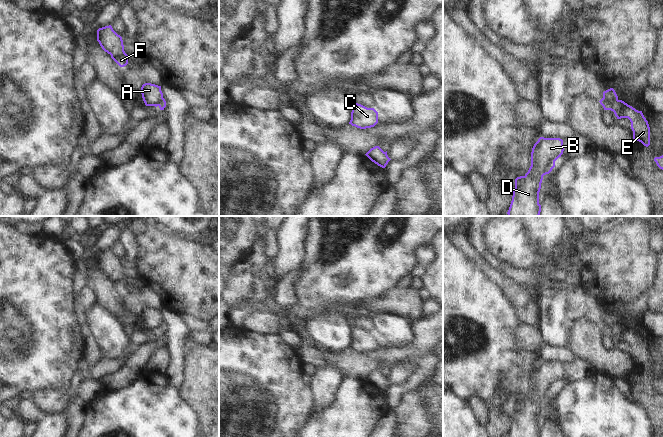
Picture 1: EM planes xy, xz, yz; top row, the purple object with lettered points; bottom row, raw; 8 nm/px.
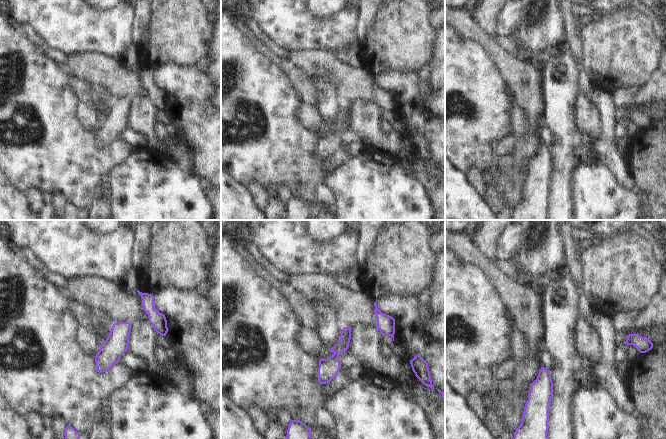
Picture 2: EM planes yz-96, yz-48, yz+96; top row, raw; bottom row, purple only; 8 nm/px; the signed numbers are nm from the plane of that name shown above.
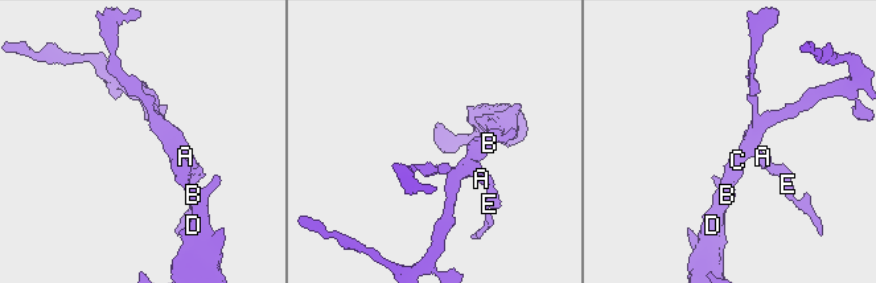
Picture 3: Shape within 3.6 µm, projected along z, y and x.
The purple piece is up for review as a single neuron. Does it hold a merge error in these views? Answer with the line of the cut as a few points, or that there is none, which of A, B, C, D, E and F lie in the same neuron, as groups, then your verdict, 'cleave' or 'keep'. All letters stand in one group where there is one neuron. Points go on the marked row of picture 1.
cut yz (603, 96), (609, 101), (617, 100); groups A B C D F / E; cleave

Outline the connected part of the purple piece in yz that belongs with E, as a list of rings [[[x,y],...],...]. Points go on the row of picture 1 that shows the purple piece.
[[[604,97],[599,101],[604,110],[614,112],[617,119],[628,118],[631,122],[633,139],[641,142],[644,146],[650,145],[650,127],[642,111],[638,111],[622,100],[607,101]]]

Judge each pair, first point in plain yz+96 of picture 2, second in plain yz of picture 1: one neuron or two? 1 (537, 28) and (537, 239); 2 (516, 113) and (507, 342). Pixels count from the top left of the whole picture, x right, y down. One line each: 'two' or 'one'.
1: one
2: two

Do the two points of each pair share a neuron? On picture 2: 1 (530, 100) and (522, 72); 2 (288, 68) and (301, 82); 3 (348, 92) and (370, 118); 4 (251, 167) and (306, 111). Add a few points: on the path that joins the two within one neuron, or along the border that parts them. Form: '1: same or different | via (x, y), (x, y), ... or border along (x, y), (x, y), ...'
1: same | via (529, 93), (529, 81), (527, 79)
2: same | via (291, 71), (298, 79)
3: different | border along (375, 102), (355, 100), (351, 103)
4: different | border along (300, 103), (297, 119), (307, 129), (318, 132)

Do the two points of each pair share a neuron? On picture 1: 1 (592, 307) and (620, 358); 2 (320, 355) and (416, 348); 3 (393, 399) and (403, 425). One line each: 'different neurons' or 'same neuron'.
1: different neurons
2: same neuron
3: different neurons

